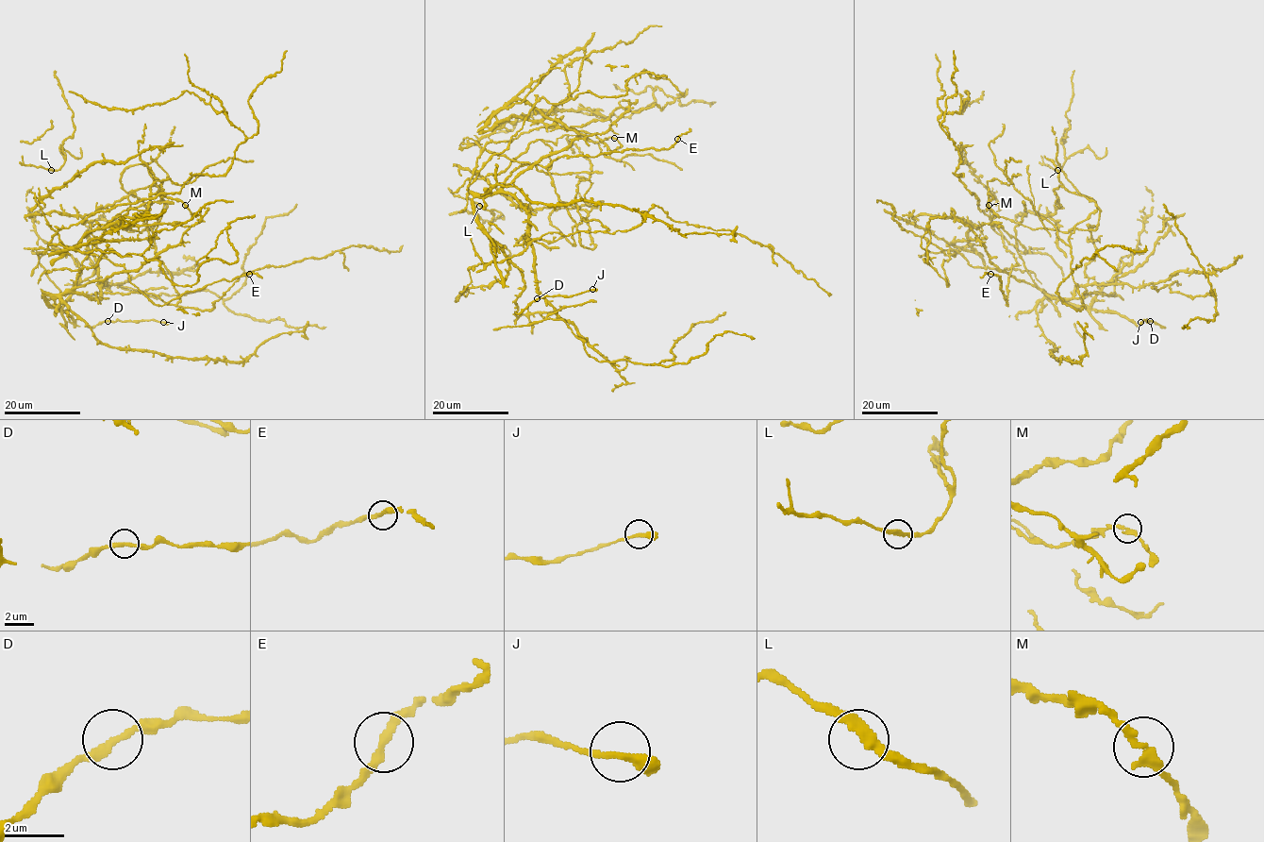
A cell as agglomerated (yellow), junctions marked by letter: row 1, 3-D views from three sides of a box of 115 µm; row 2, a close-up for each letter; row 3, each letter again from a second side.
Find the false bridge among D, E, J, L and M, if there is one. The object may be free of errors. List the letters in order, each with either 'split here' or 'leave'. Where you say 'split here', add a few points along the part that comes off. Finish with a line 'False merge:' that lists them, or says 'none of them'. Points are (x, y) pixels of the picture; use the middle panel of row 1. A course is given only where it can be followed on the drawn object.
D: leave
E: leave
J: leave
L: leave
M: leave
False merge: none of them

